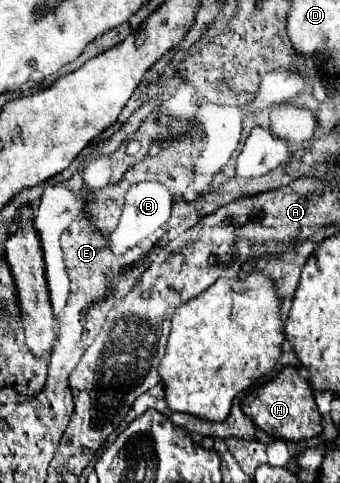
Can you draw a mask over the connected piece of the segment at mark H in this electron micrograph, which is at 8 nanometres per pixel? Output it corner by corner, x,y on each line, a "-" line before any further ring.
291,365
283,367
281,373
273,381
267,381
253,395
249,395
249,399
245,399
243,411
245,411
245,415
251,417
251,421
261,431
265,431
267,435
271,435
275,439
297,443
297,441
311,439
311,437
317,437
323,433
321,413
317,409
313,389
311,389
309,381
299,377
297,369

